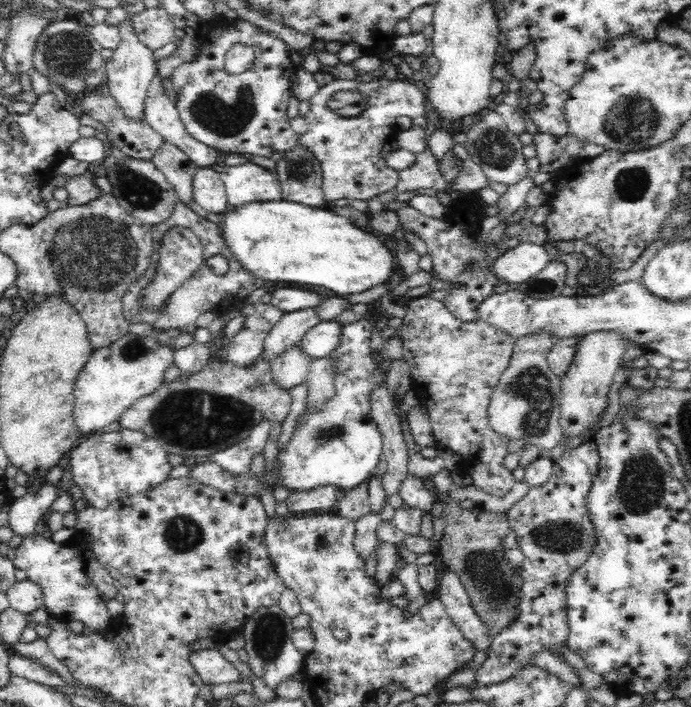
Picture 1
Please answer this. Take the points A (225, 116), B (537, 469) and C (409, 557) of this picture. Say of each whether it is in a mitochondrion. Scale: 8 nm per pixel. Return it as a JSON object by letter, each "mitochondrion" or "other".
{"A":"mitochondrion","B":"other","C":"other"}

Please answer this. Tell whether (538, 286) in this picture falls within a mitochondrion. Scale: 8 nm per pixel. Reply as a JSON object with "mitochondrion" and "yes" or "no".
{"mitochondrion":"yes"}

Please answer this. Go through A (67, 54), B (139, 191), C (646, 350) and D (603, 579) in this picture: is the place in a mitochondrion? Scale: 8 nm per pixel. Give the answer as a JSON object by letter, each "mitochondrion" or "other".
{"A":"mitochondrion","B":"mitochondrion","C":"other","D":"other"}

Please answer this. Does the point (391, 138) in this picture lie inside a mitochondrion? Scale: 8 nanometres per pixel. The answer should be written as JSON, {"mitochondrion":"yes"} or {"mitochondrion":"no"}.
{"mitochondrion":"no"}

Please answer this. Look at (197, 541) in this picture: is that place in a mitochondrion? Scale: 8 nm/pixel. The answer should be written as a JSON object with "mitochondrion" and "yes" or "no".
{"mitochondrion":"yes"}

